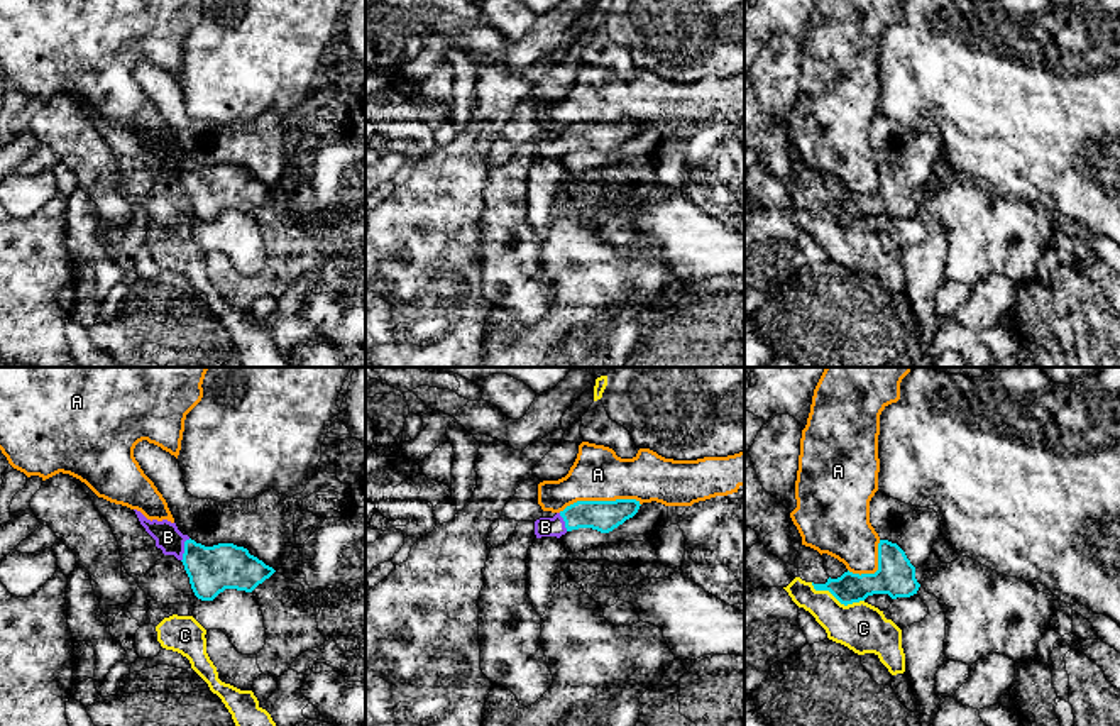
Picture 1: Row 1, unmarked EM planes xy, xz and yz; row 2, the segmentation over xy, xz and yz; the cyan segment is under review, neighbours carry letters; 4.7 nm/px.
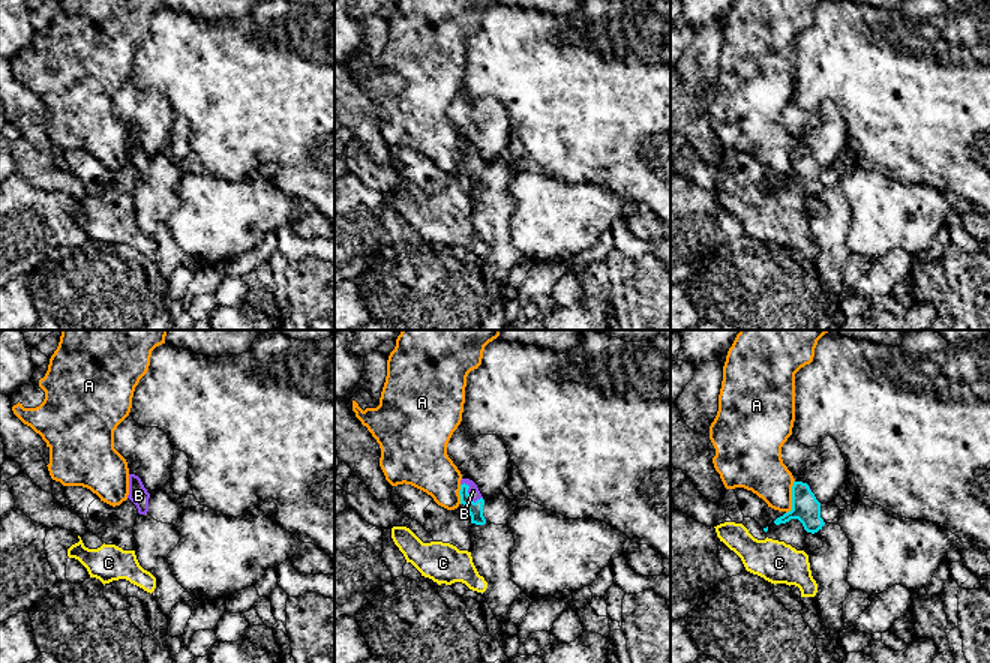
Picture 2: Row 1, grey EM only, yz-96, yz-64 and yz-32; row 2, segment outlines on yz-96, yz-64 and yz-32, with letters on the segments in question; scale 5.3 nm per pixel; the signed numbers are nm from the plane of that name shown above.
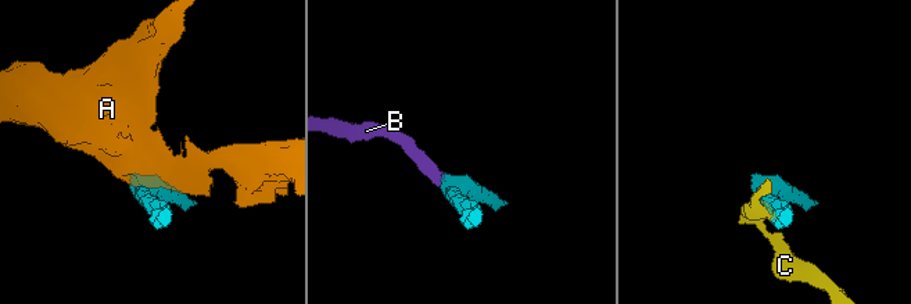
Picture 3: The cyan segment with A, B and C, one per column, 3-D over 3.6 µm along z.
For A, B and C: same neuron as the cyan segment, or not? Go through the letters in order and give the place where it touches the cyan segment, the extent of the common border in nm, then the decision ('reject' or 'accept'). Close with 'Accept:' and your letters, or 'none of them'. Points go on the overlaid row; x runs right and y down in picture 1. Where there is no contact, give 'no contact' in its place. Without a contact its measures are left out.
A: meets cyan in xz at (599, 501); contact 400 nm long; reject
B: meets cyan in xy at (185, 549); contact 120 nm long; accept
C: meets cyan in yz at (836, 598); contact 280 nm long; reject
Accept: B

